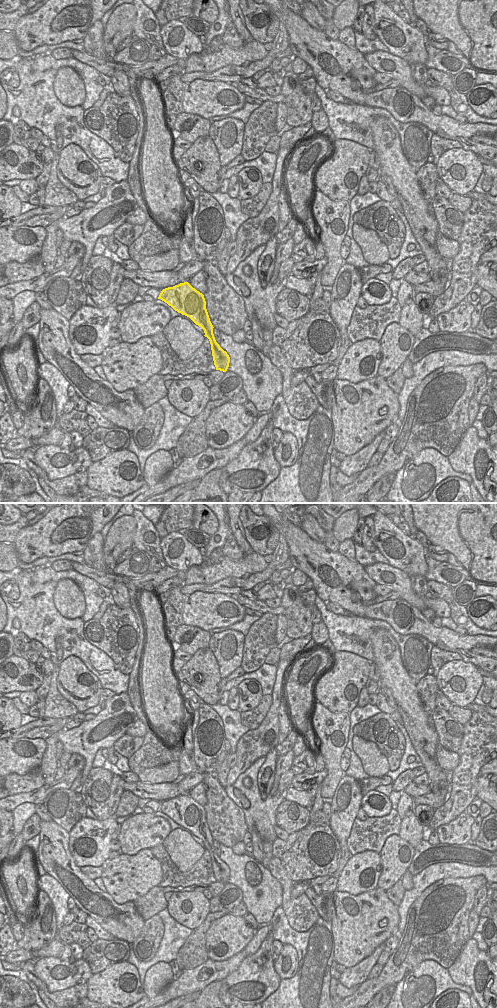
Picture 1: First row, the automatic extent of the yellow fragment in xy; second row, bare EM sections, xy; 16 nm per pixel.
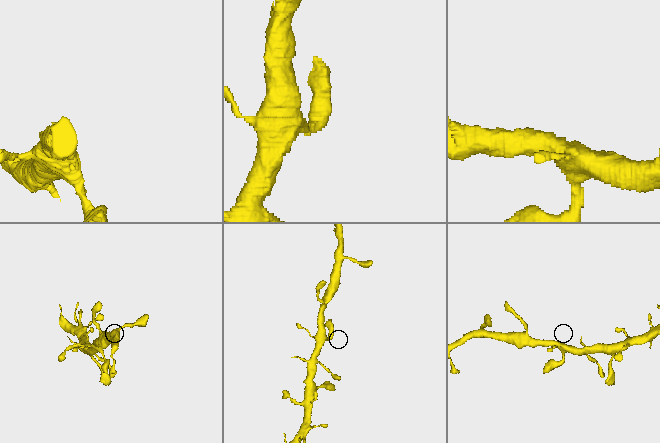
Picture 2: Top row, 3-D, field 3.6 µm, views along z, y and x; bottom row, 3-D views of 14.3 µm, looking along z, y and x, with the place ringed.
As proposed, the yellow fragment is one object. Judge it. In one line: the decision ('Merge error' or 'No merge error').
No merge error

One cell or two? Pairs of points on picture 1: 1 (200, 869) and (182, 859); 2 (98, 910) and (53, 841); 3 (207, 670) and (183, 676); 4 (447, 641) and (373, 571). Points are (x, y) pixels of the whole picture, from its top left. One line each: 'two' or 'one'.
1: two
2: one
3: one
4: two

